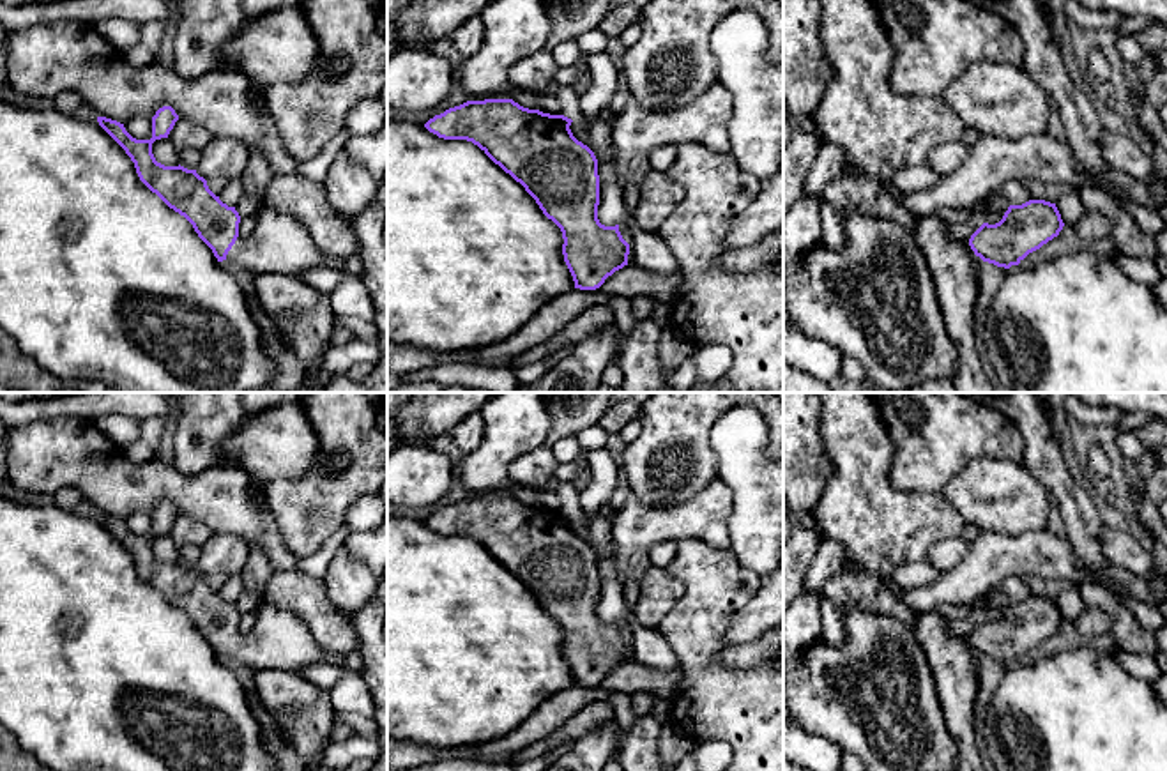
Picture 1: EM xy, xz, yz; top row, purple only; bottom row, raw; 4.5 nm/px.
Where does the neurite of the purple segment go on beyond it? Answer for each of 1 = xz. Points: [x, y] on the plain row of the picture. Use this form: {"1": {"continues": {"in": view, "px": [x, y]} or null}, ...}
{"1": {"continues": null}}

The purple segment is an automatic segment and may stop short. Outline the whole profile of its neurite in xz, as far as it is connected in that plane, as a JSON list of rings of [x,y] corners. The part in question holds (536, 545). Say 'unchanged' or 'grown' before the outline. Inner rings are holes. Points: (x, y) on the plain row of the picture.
unchanged; [[[484,495],[449,504],[430,515],[424,523],[444,536],[472,538],[520,578],[543,610],[561,624],[562,651],[575,684],[596,686],[608,672],[628,661],[629,640],[622,635],[619,621],[605,622],[598,615],[598,555],[573,532],[571,518],[564,511],[523,504],[513,495]]]

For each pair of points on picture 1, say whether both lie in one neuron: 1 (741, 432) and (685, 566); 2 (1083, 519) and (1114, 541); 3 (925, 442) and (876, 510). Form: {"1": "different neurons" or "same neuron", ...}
{"1": "different neurons", "2": "different neurons", "3": "different neurons"}

